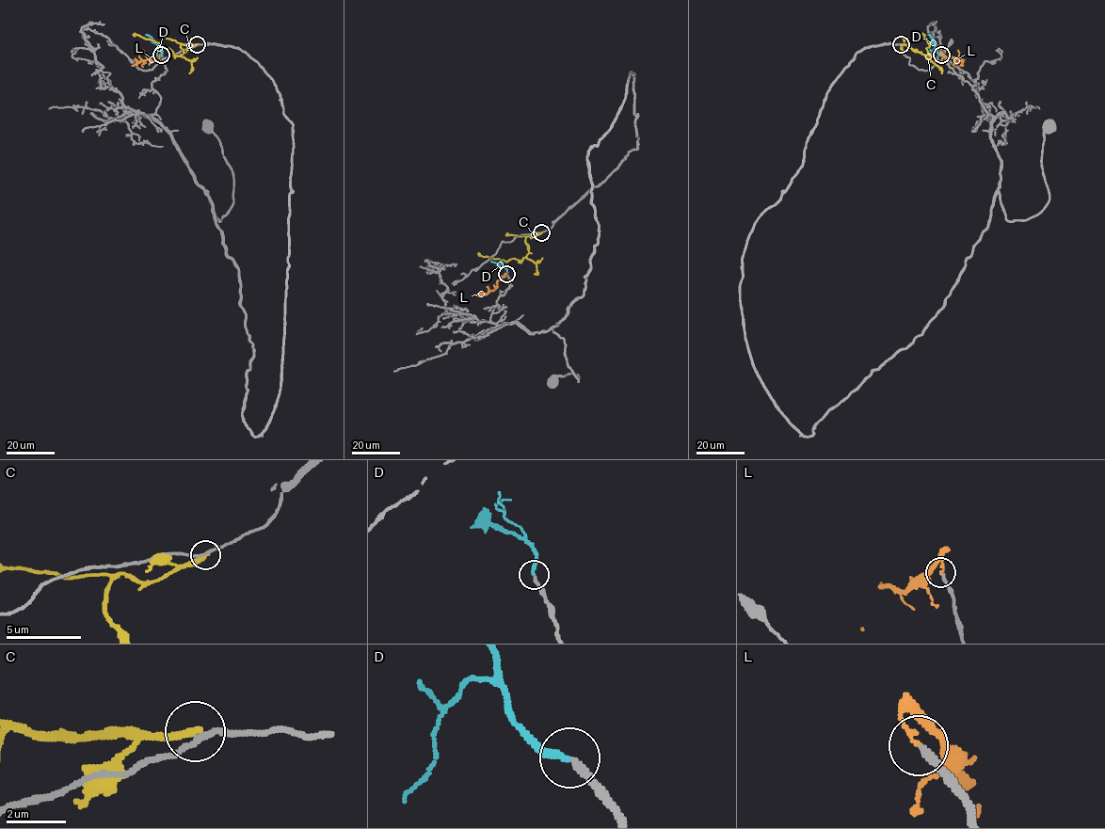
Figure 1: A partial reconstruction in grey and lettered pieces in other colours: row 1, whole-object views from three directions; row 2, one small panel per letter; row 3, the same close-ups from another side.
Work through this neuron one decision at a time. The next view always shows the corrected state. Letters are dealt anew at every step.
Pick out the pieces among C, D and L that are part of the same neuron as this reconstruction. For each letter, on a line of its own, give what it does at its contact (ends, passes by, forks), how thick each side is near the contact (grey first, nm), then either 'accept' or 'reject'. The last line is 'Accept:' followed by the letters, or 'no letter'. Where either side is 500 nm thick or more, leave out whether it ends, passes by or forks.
C: it ends there; 170 nm thick on the grey side, 280 nm on the other; reject
D: it ends there; 220 nm thick on the grey side, 220 nm on the other; accept
L: it ends there; 220 nm thick on the grey side, 120 nm on the other; reject
Accept: D

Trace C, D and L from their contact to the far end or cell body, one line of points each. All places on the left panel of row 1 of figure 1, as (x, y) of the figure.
C: (196, 44), (181, 44), (184, 53), (177, 55), (153, 40), (133, 34)
D: (162, 55), (160, 47), (145, 34)
L: (161, 55), (132, 65)

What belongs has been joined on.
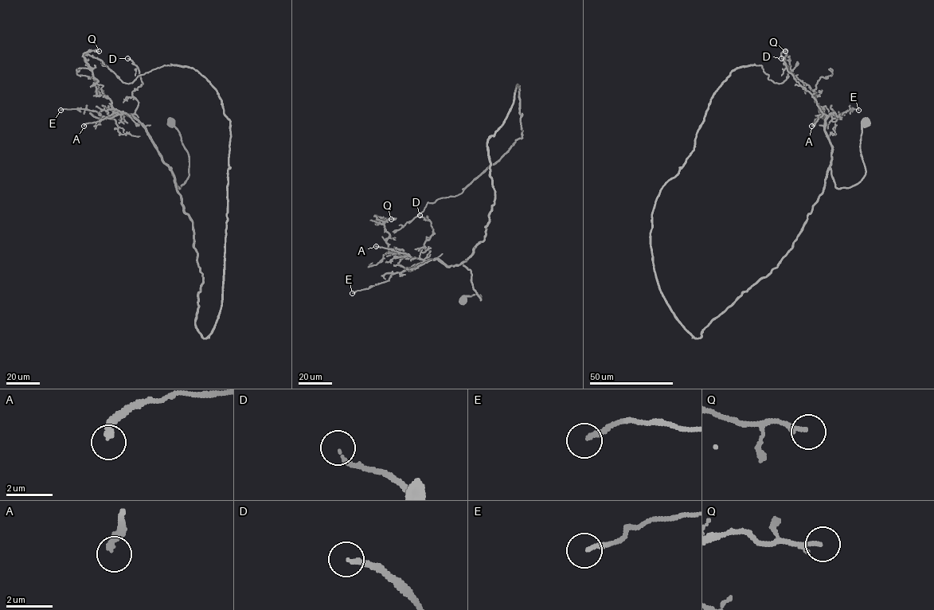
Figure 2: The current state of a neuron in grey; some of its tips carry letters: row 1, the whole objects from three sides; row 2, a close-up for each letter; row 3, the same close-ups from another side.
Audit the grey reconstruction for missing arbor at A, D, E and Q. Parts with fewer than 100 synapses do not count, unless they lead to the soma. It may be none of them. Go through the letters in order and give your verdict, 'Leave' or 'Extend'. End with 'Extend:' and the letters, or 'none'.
A: Leave
D: Leave
E: Leave
Q: Leave
Extend: none

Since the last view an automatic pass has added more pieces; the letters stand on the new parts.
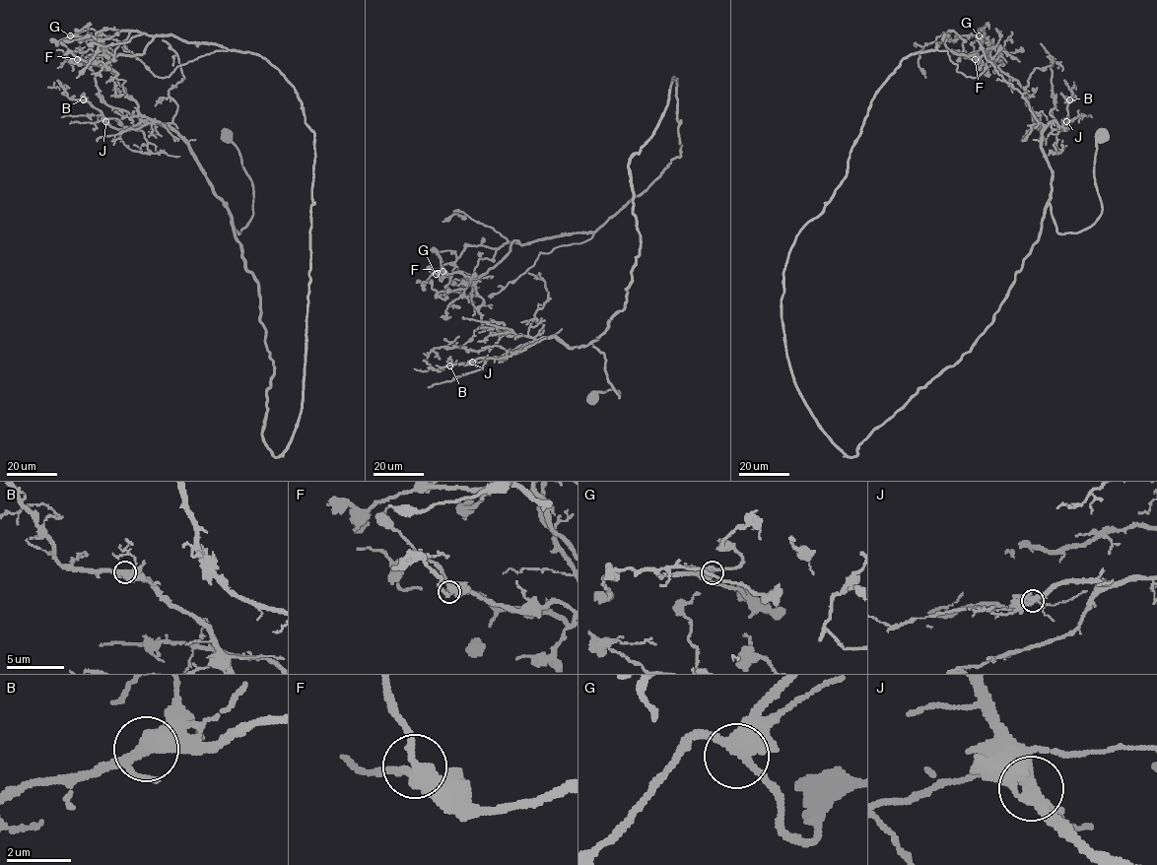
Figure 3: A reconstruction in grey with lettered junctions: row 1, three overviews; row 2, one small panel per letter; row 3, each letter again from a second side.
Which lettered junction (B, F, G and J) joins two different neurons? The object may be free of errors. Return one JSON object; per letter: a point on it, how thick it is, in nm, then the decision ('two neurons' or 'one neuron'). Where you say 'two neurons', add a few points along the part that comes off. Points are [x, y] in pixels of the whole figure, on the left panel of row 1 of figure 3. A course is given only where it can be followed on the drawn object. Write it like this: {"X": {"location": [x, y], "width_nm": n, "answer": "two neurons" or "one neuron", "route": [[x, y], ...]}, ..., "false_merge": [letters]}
{"B": {"location": [83, 99], "width_nm": 440, "answer": "one neuron"}, "F": {"location": [77, 59], "width_nm": 400, "answer": "one neuron"}, "G": {"location": [70, 35], "width_nm": 400, "answer": "one neuron"}, "J": {"location": [105, 121], "width_nm": 400, "answer": "one neuron"}, "false_merge": []}

